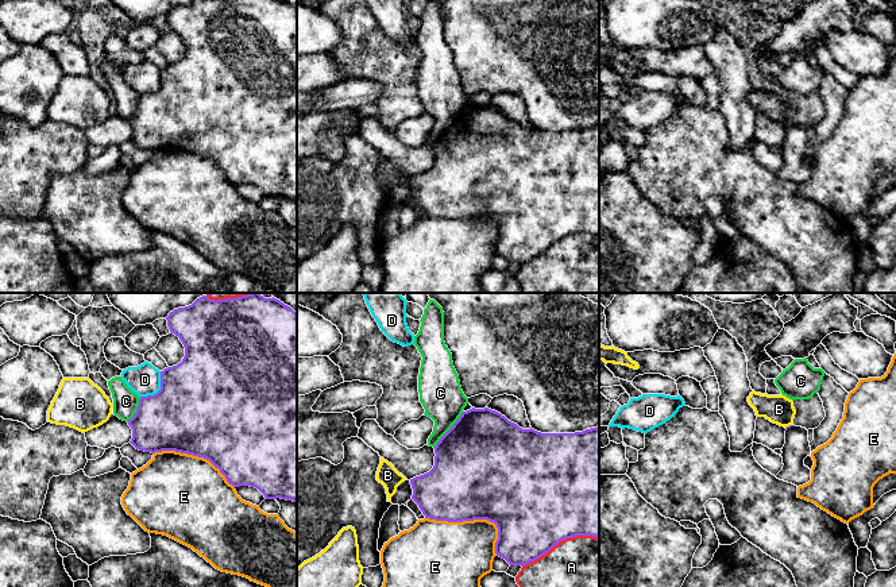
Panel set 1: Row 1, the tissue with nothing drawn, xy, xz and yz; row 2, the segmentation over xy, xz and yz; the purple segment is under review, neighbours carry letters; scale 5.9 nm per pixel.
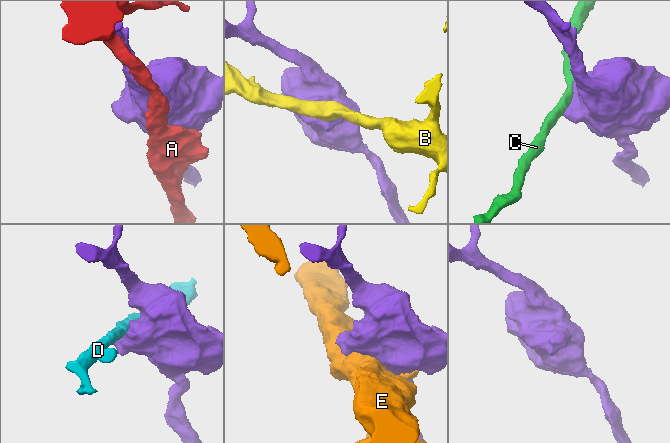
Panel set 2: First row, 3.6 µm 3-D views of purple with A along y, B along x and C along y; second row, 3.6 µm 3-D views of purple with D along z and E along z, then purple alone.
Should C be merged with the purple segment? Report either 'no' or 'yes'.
no

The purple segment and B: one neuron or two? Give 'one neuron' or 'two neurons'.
two neurons

